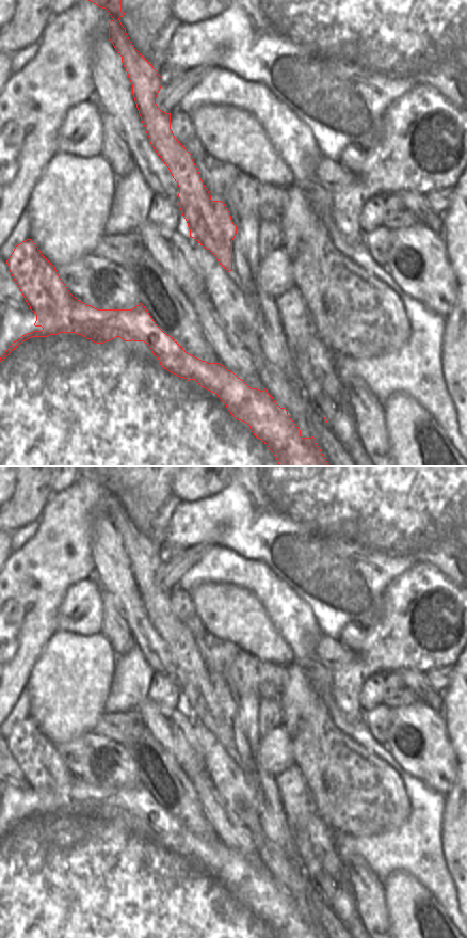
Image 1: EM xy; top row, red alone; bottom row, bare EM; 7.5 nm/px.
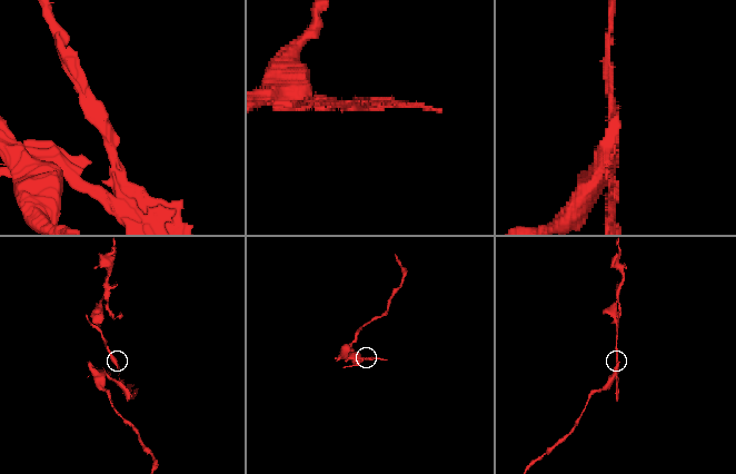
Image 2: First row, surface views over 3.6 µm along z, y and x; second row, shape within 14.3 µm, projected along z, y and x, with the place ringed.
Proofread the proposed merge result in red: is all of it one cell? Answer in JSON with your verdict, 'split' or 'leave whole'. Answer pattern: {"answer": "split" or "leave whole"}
{"answer": "split"}

